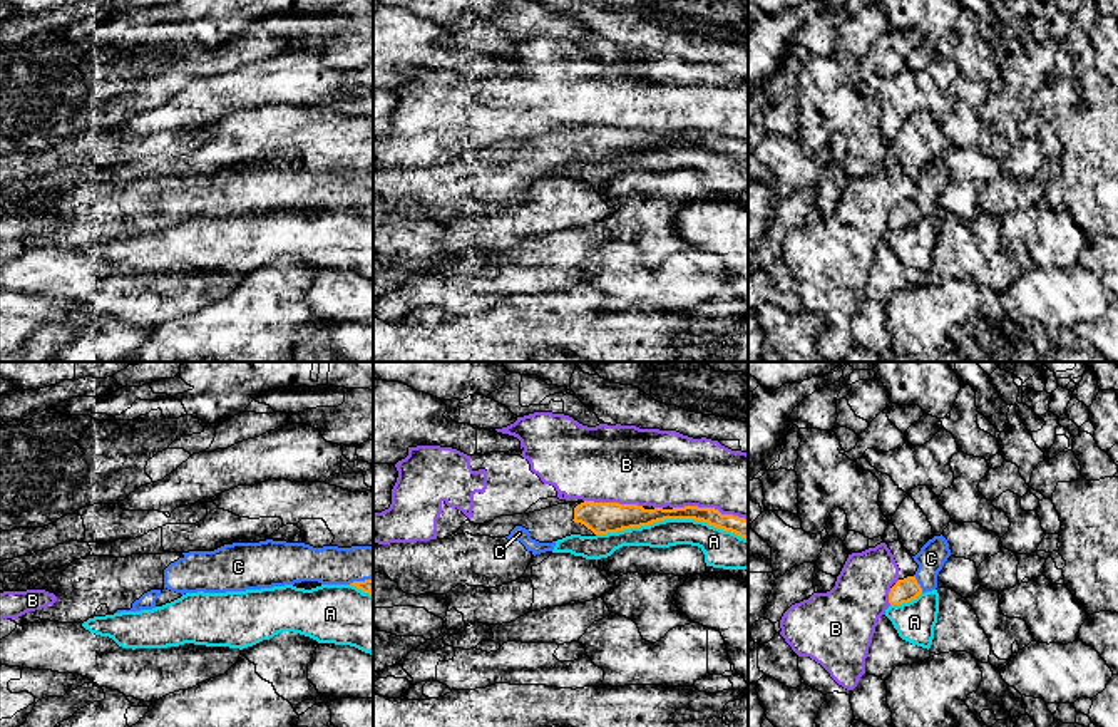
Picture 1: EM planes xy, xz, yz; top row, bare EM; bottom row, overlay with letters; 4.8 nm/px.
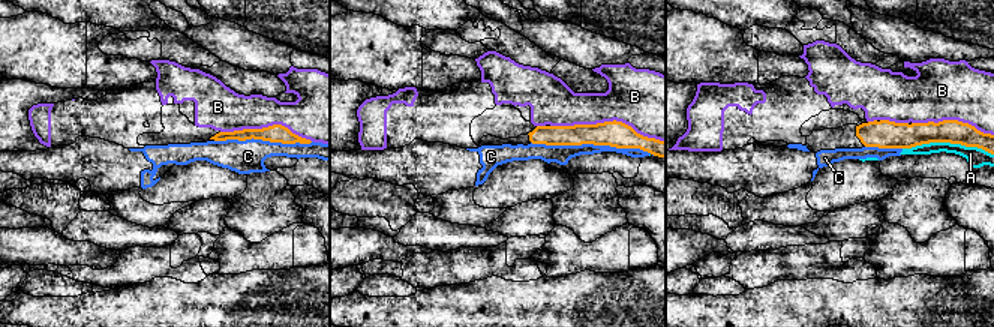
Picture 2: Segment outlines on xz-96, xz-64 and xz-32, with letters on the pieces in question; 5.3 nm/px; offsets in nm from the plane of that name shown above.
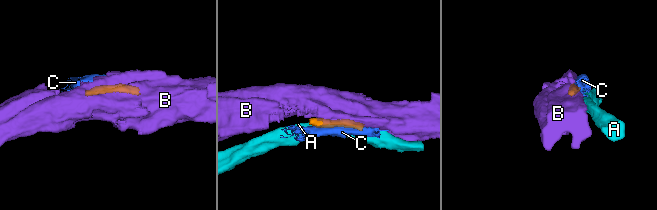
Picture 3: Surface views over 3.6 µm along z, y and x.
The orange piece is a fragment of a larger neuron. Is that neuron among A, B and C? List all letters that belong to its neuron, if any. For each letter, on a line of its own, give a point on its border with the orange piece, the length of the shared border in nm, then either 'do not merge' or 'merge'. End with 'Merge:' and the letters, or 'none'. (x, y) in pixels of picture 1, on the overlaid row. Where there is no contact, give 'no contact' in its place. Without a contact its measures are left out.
A: contact xz (671, 518); length 750 nm; do not merge
B: contact xz (710, 508); length 360 nm; do not merge
C: contact yz (917, 583); length 100 nm; merge
Merge: C

